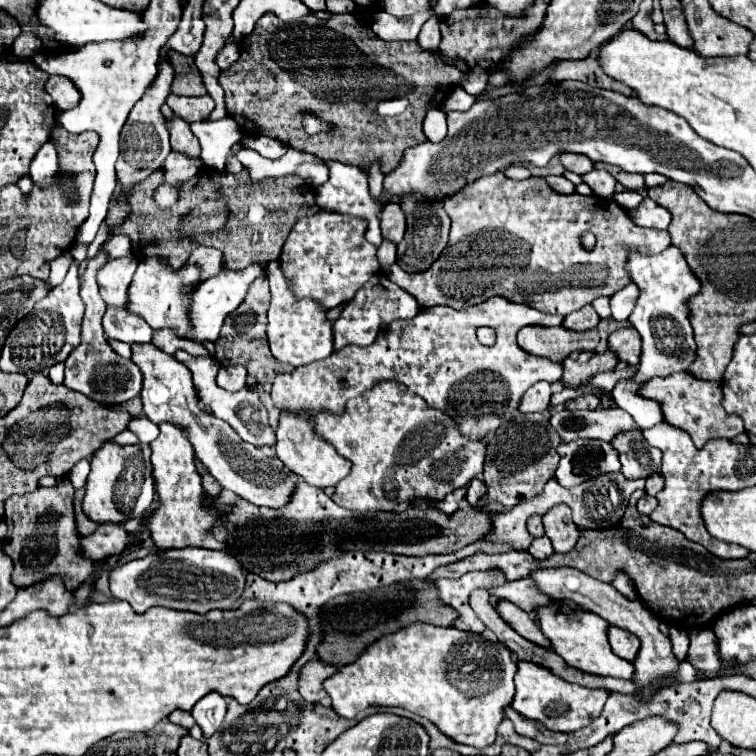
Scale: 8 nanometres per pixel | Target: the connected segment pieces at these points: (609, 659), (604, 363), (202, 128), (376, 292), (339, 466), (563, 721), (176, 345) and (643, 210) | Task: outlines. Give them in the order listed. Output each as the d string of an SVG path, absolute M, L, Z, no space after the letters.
M547 605L545 609L537 609L535 617L539 617L539 627L545 633L545 637L551 641L551 649L565 659L567 665L601 677L619 677L619 679L633 679L633 663L617 657L609 649L607 641L607 627L609 623L595 613L589 611L575 611L573 615L563 615L553 609L553 605Z
M607 349L603 353L575 351L563 361L563 379L561 379L561 383L569 385L569 387L577 387L579 383L587 381L595 373L613 369L617 363L619 363L619 359L611 349Z
M232 117L217 121L193 123L195 135L201 143L201 159L209 169L223 171L223 161L231 153L233 145L239 142L241 130Z
M375 275L369 283L365 283L363 289L357 291L357 295L341 313L341 319L335 321L335 349L347 345L371 345L379 333L381 323L391 323L395 319L413 319L417 313L419 305L407 291L389 281L385 275Z
M281 413L275 433L277 433L277 445L275 445L277 457L285 463L289 471L303 477L309 485L323 489L329 485L337 485L343 477L349 475L351 463L345 457L341 457L329 441L325 441L315 433L313 417L309 417L309 413L297 413L297 417L293 417L291 413Z
M523 661L519 663L515 685L517 685L517 693L511 707L525 719L537 721L545 725L549 731L561 731L561 733L573 733L587 727L593 719L601 715L601 709L609 697L605 689L587 689L581 685L567 683L561 677L555 677L549 669Z
M157 329L157 331L153 331L153 341L151 341L153 345L159 345L165 353L169 353L169 355L175 355L175 351L179 351L179 349L183 349L183 351L187 351L187 353L193 353L193 355L209 355L207 353L207 349L203 347L203 345L199 345L199 343L193 343L193 341L189 341L189 339L181 339L181 337L175 337L173 333L171 333L171 329Z
M645 197L639 203L639 207L629 209L629 217L635 225L653 227L653 229L667 229L671 223L671 213L661 205L657 205L655 201L649 201L649 197Z

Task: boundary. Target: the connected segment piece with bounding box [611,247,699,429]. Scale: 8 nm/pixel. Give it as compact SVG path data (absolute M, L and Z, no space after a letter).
M669 247L657 255L641 255L637 251L627 257L627 273L631 281L639 287L639 297L633 313L629 315L629 323L639 331L643 339L643 353L637 373L629 381L619 381L613 389L613 397L617 407L631 413L635 423L641 429L649 429L663 421L661 407L655 401L647 401L639 397L635 391L647 383L651 377L667 377L677 371L687 371L687 367L695 361L695 339L689 323L689 311L685 307L687 297L699 291L699 281L689 269L685 257L677 247Z

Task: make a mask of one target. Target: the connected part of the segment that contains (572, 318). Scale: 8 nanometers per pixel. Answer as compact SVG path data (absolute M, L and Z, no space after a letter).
M585 305L583 309L569 313L563 319L563 327L573 329L573 331L589 331L589 329L595 329L597 323L599 323L599 315L595 313L591 305Z

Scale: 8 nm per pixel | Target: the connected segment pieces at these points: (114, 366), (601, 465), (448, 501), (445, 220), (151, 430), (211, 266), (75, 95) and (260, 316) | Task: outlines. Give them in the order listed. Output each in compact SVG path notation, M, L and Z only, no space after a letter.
M99 251L95 257L89 259L87 271L83 275L83 285L81 285L81 297L87 305L85 309L85 317L83 317L83 335L81 335L81 345L69 355L67 363L65 363L65 379L63 385L67 385L69 389L83 393L85 397L103 403L103 405L121 405L127 403L129 399L137 397L141 393L141 371L139 367L131 361L131 359L123 359L119 357L101 327L101 317L105 313L105 303L101 301L99 295L99 287L95 281L97 271L107 263L107 257L103 255L103 251Z
M577 439L557 447L561 457L555 479L563 487L575 487L587 479L621 469L617 449L611 443L595 439Z
M461 487L457 491L451 491L443 501L439 501L435 507L441 509L443 513L455 513L459 509L459 503L465 499L465 493L467 493L467 487Z
M409 193L409 197L401 197L399 205L403 207L407 219L407 231L403 241L397 245L397 265L401 265L401 269L407 273L423 273L423 269L429 269L429 265L433 265L433 261L447 245L449 217L441 201L431 199L423 193Z
M145 417L133 418L129 422L127 429L135 433L141 443L151 443L159 435L159 427L155 423L151 423L149 419L145 419Z
M195 247L189 261L185 265L201 265L201 279L209 279L209 271L219 271L223 265L219 263L217 249L213 247Z
M51 75L45 83L45 91L53 97L53 103L59 111L67 111L77 107L79 101L79 91L73 85L73 81L69 81L67 77L61 75Z
M261 275L249 287L245 301L241 301L241 305L225 319L225 323L221 327L221 337L217 339L217 351L215 351L215 361L221 367L245 365L247 367L247 385L257 391L271 391L275 375L293 371L291 365L277 361L269 351L269 343L265 337L267 309L269 309L269 283L267 283L267 277Z

